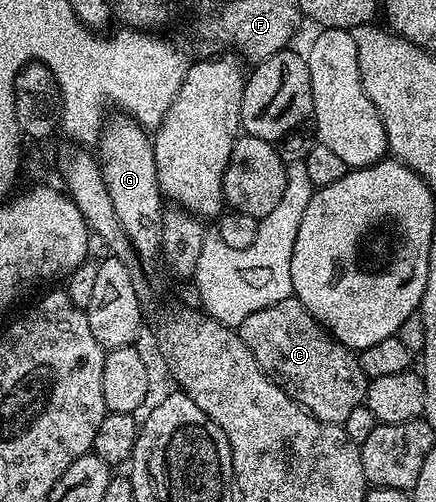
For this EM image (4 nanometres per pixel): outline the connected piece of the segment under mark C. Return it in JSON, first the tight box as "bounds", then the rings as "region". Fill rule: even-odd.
{"bounds":[239,298,371,424],"region":[[[298,298],[279,300],[279,304],[251,312],[239,333],[261,371],[319,420],[344,424],[347,415],[364,403],[371,380],[363,372],[357,354],[314,320]]]}

